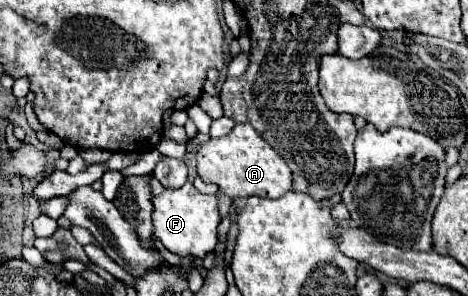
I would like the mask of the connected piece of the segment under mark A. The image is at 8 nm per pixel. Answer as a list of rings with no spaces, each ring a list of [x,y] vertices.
[[[236,123],[236,127],[220,137],[210,139],[198,149],[198,175],[206,183],[216,183],[228,197],[258,195],[258,197],[282,197],[292,189],[292,171],[286,161],[258,135],[250,123]]]

